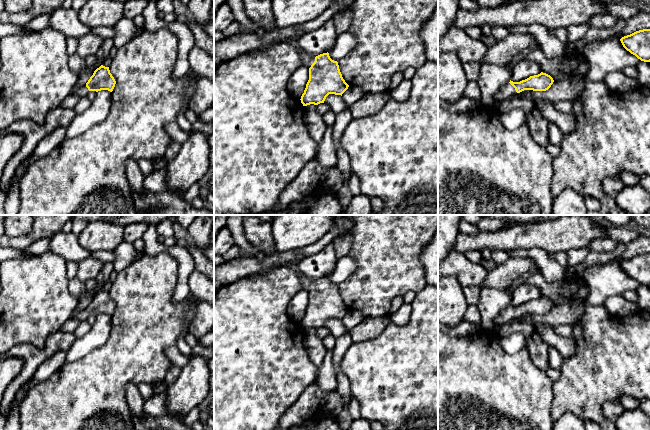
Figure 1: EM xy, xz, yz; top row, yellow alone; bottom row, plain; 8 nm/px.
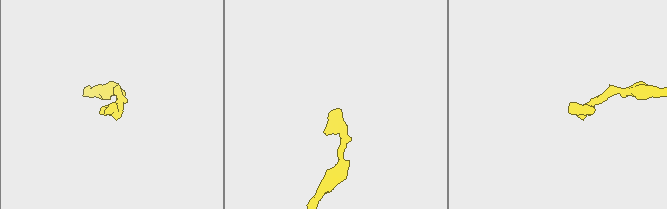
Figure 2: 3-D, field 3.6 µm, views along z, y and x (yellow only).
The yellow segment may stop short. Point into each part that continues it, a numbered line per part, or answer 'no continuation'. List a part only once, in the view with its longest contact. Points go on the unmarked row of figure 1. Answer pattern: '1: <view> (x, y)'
1: xz (314, 248)

